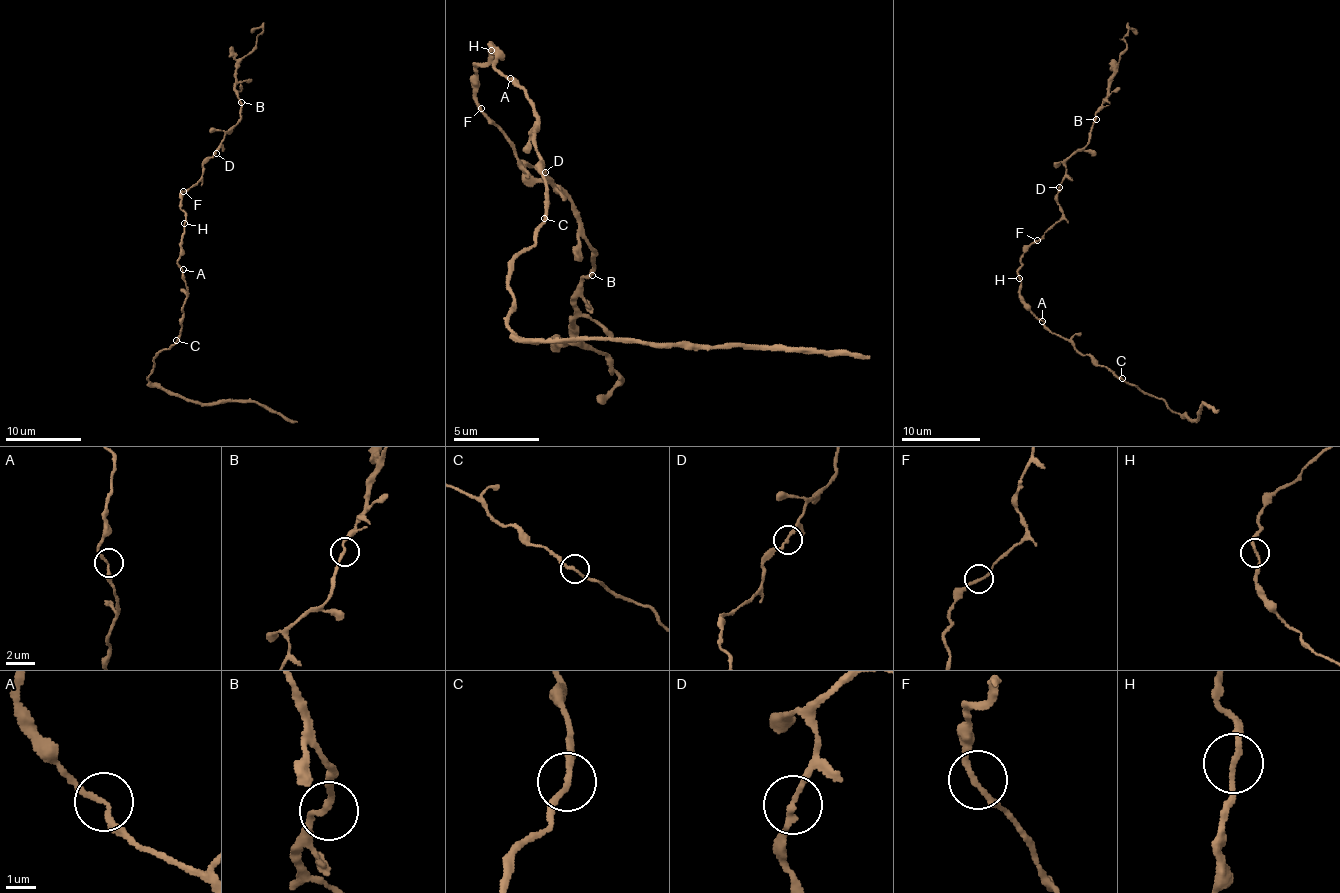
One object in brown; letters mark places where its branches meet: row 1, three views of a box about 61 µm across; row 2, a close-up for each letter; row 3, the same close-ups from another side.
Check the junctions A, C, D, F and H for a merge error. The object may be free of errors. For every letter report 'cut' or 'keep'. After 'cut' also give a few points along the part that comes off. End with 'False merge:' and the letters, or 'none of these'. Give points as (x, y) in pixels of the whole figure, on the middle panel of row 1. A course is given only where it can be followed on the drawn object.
A: keep
C: keep
D: keep
F: keep
H: keep
False merge: none of these

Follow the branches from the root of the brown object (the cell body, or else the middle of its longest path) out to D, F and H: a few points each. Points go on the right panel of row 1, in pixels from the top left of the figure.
D: (1032, 314), (1020, 294), (1020, 256), (1061, 217), (1062, 207), (1056, 198), (1060, 186)
F: (1032, 314), (1020, 294), (1019, 266), (1020, 256), (1037, 240)
H: (1032, 314), (1024, 304), (1019, 278)

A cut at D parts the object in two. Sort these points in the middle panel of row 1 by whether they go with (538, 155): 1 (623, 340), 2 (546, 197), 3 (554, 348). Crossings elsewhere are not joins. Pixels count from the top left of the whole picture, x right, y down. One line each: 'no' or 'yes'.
1: yes
2: yes
3: no

